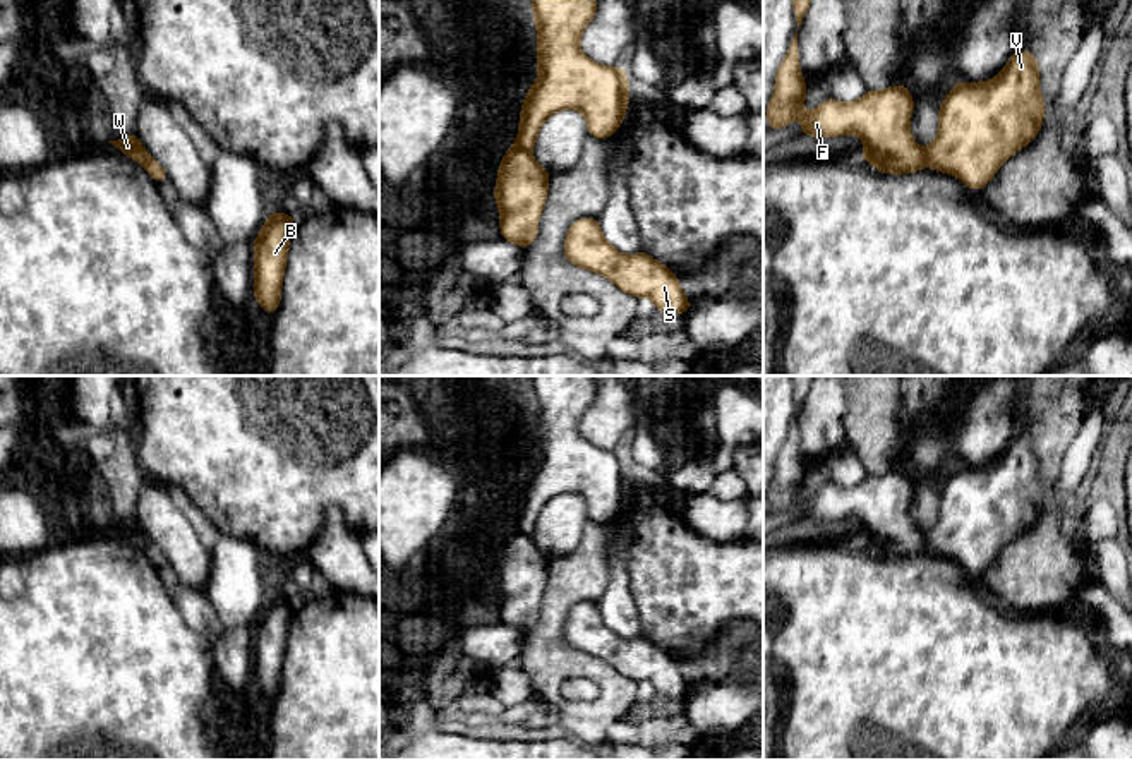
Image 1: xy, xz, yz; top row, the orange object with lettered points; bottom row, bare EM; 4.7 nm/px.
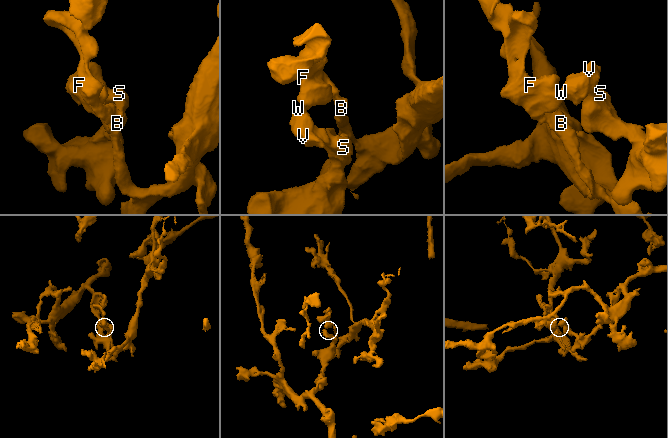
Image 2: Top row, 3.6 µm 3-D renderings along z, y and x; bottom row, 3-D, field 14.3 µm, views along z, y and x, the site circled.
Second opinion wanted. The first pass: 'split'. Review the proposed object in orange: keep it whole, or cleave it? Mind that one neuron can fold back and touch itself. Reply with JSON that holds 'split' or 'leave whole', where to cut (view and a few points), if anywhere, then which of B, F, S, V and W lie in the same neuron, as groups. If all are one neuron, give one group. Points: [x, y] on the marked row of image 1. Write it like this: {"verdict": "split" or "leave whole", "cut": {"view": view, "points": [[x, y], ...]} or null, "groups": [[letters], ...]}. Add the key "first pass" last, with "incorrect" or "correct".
{"verdict": "split", "cut": {"view": "yz", "points": [[921, 150], [927, 165]]}, "groups": [["B", "F"], ["S", "V", "W"]], "first pass": "correct"}

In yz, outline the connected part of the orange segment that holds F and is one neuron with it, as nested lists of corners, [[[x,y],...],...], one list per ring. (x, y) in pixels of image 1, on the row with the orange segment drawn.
[[[798,31],[787,57],[775,74],[774,96],[765,110],[768,129],[782,129],[794,118],[803,122],[801,136],[834,137],[856,134],[864,141],[859,154],[880,173],[909,173],[926,166],[923,149],[909,132],[914,101],[907,86],[868,89],[852,103],[827,100],[811,113],[803,112],[806,82],[798,63]]]

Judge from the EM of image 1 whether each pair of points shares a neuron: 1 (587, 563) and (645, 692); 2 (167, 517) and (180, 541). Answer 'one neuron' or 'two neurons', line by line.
1: two neurons
2: one neuron

